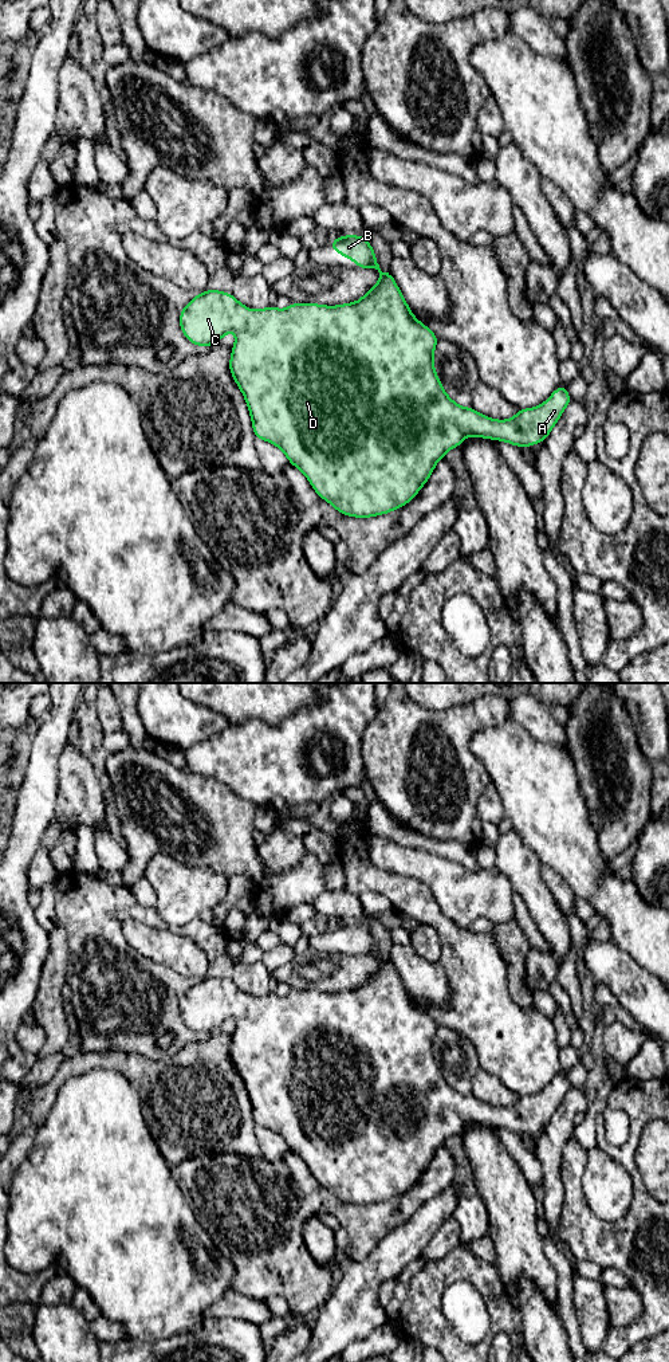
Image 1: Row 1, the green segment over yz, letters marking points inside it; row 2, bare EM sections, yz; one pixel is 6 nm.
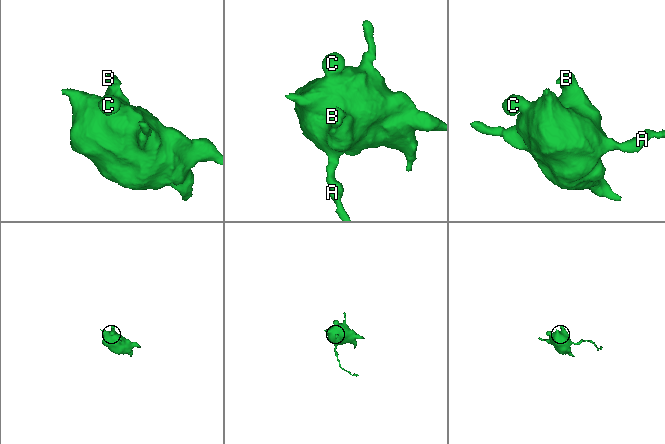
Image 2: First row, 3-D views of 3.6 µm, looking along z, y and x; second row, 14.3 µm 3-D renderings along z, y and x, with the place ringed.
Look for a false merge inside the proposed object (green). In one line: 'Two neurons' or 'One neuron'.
One neuron

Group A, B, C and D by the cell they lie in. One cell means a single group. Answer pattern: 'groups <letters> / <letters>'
groups A B C D

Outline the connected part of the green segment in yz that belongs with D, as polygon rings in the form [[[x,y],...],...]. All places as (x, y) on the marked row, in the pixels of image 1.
[[[337,236],[337,239],[327,247],[342,254],[345,259],[355,260],[357,268],[375,268],[379,272],[381,279],[359,301],[339,306],[291,302],[286,310],[279,310],[275,306],[268,306],[261,310],[249,310],[229,293],[205,290],[196,295],[180,313],[181,331],[185,338],[194,345],[209,348],[224,338],[228,331],[236,331],[236,342],[232,346],[232,356],[229,358],[229,372],[244,395],[256,439],[263,439],[279,447],[286,454],[288,462],[304,474],[315,492],[322,499],[327,501],[335,510],[349,517],[370,518],[374,515],[383,515],[409,503],[430,478],[436,463],[444,459],[449,450],[460,447],[465,436],[501,440],[516,447],[531,447],[547,439],[563,411],[571,403],[570,393],[566,390],[564,385],[559,385],[542,405],[518,411],[509,420],[493,420],[479,413],[472,407],[464,408],[456,404],[445,393],[433,366],[433,353],[436,350],[438,337],[412,314],[410,307],[402,297],[393,275],[381,271],[379,264],[375,260],[375,252],[366,236]]]

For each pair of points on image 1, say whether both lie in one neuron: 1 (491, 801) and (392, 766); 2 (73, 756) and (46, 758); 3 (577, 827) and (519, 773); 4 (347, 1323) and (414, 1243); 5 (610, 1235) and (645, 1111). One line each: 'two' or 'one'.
1: two
2: two
3: one
4: one
5: one

